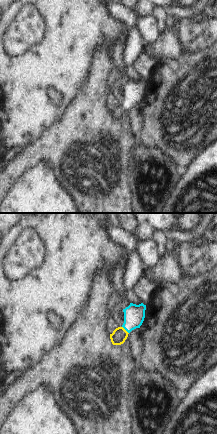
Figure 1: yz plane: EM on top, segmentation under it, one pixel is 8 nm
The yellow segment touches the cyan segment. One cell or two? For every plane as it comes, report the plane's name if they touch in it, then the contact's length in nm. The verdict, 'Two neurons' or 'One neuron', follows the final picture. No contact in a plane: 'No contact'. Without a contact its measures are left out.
Touches yellow in yz. Shared border 80 nm

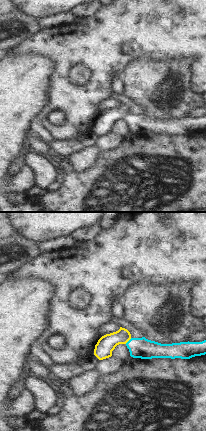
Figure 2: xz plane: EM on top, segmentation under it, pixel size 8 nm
Touches yellow in xz. Shared border 70 nm

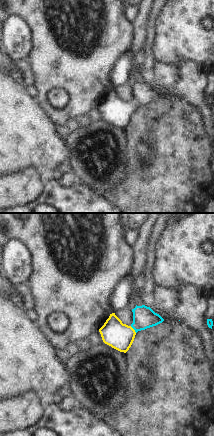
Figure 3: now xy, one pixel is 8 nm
Touches yellow in xy. Shared border 80 nm

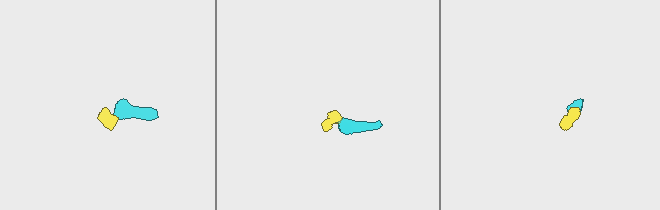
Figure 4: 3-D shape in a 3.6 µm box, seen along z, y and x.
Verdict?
One neuron

